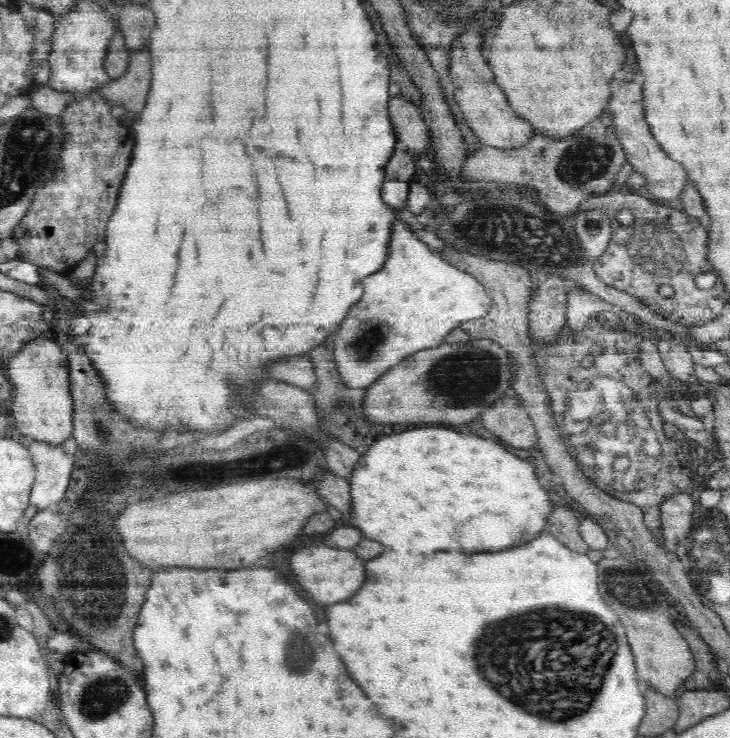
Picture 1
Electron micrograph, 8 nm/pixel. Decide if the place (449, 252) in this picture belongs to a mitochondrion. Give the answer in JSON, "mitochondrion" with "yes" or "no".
{"mitochondrion":"yes"}

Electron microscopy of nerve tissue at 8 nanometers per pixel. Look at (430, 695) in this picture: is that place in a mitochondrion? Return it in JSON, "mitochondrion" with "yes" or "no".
{"mitochondrion":"no"}

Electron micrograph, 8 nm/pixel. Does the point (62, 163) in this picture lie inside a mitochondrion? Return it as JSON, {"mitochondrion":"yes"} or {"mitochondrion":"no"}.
{"mitochondrion":"yes"}

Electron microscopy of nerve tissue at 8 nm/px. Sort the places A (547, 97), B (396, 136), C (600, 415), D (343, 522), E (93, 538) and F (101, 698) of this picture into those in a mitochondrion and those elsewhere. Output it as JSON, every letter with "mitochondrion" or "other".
{"A":"other","B":"other","C":"mitochondrion","D":"other","E":"mitochondrion","F":"mitochondrion"}

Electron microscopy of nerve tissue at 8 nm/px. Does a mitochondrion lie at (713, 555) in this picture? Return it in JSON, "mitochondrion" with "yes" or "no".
{"mitochondrion":"yes"}

